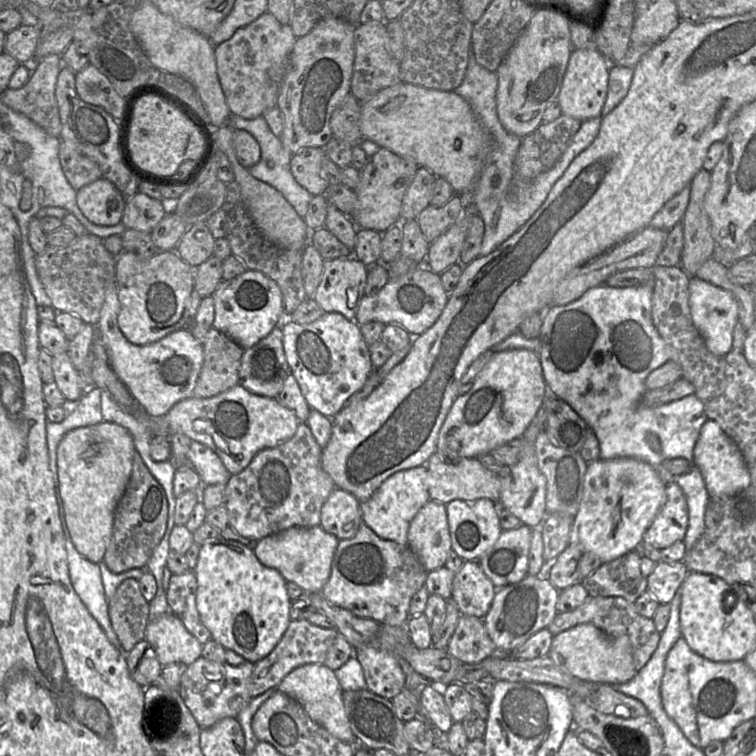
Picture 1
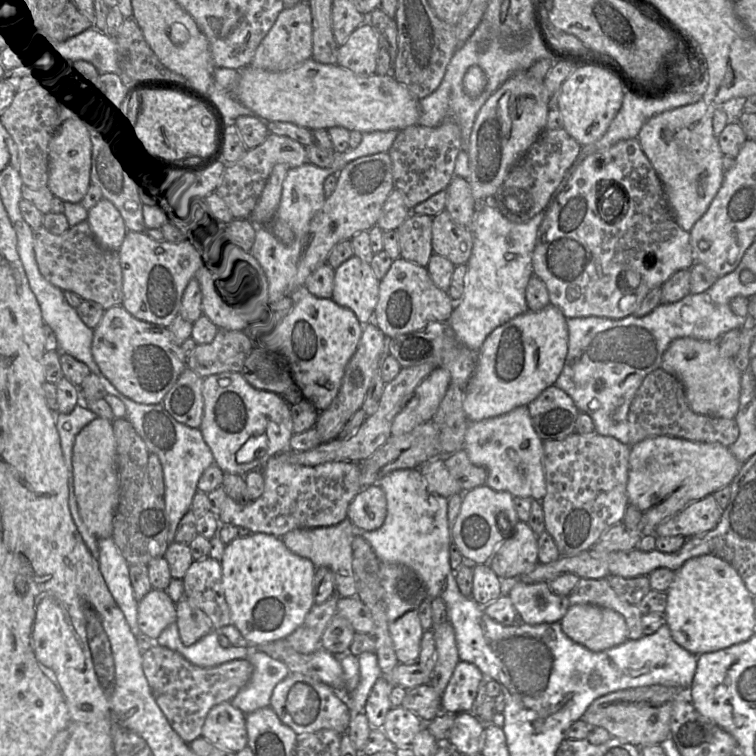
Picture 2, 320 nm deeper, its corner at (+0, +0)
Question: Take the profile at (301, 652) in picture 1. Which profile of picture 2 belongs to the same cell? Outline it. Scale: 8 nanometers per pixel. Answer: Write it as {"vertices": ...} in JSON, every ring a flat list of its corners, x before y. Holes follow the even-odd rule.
{"vertices":[[157,644,143,653,142,667,157,705,173,730,188,745,201,736,208,712,222,702,231,701,248,684,254,669,247,659,199,667,179,652]]}

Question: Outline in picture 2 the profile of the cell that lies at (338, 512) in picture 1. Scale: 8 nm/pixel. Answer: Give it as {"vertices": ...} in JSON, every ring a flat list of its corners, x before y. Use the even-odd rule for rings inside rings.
{"vertices":[[379,485,362,489,348,508,348,519,362,530,377,530,385,522,387,499]]}

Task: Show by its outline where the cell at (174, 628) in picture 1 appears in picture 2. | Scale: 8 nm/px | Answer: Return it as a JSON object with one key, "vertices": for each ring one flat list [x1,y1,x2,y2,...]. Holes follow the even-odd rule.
{"vertices":[[152,588,138,602,139,629,148,637,156,640,173,622,176,622,176,603,166,590]]}

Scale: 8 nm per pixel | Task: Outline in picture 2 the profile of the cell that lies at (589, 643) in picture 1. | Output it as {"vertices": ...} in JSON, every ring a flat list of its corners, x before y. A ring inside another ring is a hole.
{"vertices":[[593,604,570,606,560,622,569,638,591,651,603,651,628,639,624,617,615,610]]}

